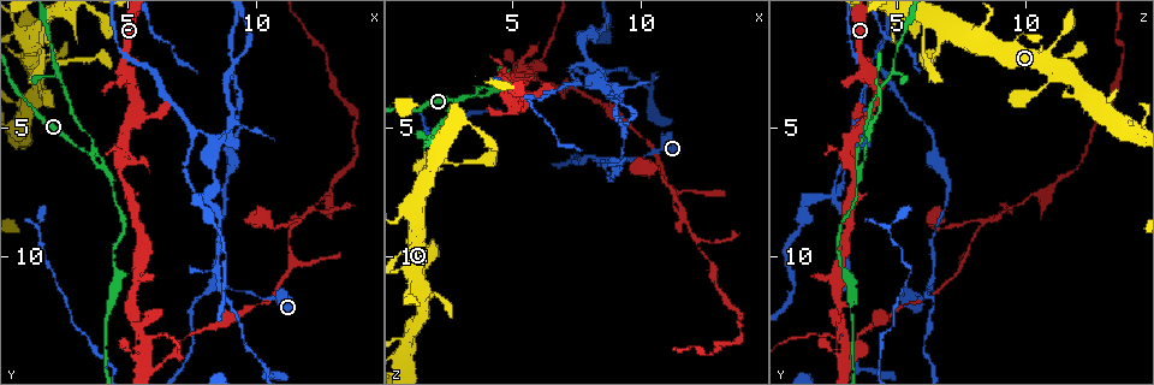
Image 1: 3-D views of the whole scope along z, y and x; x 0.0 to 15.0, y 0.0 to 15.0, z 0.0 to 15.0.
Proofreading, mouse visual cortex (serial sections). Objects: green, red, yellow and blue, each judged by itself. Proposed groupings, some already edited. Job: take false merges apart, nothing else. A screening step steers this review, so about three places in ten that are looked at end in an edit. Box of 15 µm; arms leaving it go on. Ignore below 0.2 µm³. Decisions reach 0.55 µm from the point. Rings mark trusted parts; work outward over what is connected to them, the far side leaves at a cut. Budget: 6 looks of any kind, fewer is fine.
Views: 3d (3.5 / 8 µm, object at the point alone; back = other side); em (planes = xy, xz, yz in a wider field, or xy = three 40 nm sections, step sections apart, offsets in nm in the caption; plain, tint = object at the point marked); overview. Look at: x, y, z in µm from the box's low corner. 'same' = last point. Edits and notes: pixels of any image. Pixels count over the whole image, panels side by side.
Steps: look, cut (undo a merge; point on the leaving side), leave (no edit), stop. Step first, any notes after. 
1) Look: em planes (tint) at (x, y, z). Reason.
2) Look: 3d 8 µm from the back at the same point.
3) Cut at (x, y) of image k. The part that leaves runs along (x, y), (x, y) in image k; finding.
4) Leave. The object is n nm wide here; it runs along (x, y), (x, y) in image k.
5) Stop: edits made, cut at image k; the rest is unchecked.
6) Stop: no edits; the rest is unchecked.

Look: 3d 3.5 µm at (4.1, 6.5, 3.6). Branch point.

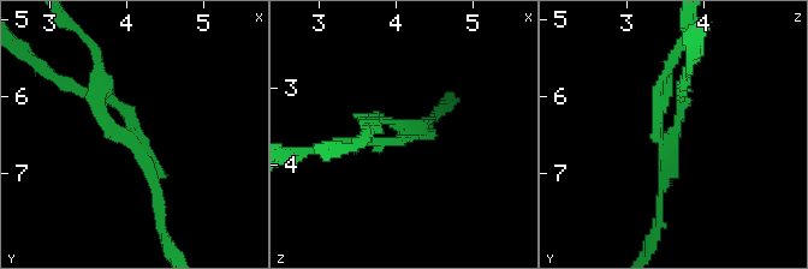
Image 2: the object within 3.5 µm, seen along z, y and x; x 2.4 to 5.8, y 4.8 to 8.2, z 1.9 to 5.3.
Look: em xy step 3 (tint) at (4.10, 6.50, 3.60). Need the tissue.

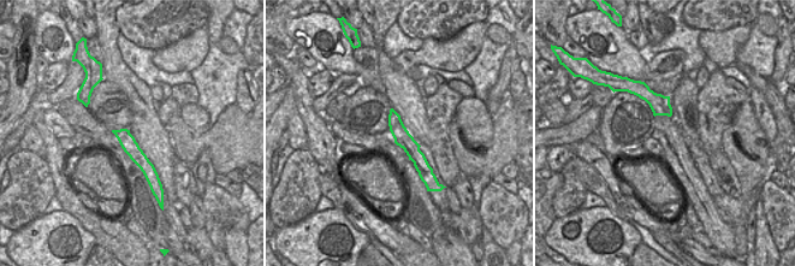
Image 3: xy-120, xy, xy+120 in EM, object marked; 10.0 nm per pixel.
Cut at (659, 109) of image 2. A border runs along (432, 171), (419, 173) in image 3; two cells meet here.

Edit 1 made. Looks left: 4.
Look: 3d 3.5 µm at (5.7, 13.3, 3.0). A fork.

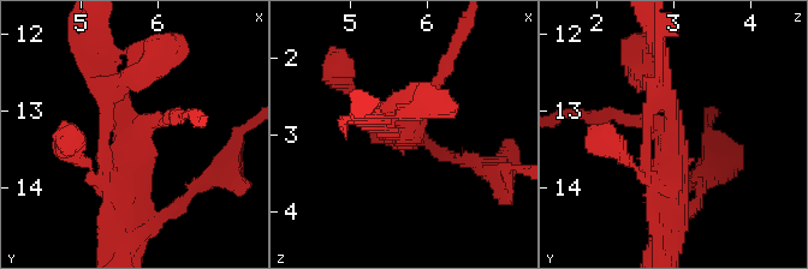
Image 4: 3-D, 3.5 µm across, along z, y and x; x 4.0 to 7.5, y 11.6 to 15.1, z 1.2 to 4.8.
Look: em planes (tint) at (5.70, 13.30, 2.95). 3 arms meet here; the arms are 150, 200, 350 nm wide.

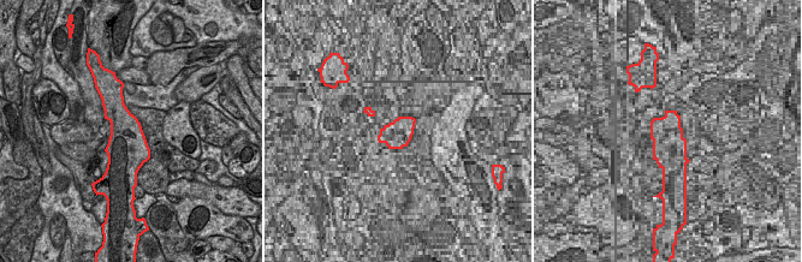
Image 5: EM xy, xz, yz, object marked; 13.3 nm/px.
Leave. One cell here.

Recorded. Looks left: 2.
Stop: edits made, cut at image 2; the rest is unchecked.

